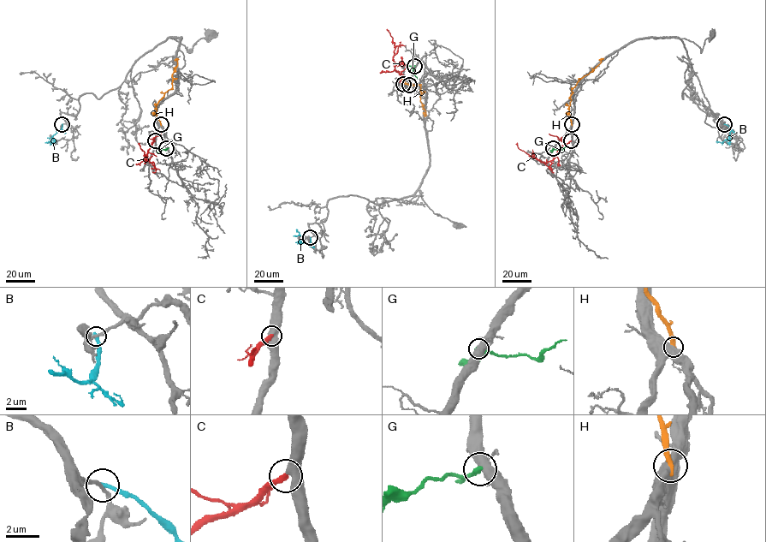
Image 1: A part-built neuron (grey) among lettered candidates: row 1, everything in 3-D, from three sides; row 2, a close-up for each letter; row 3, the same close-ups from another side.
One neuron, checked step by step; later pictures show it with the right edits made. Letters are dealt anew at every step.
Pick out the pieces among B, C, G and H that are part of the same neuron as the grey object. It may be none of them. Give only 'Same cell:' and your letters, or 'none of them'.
Same cell: C

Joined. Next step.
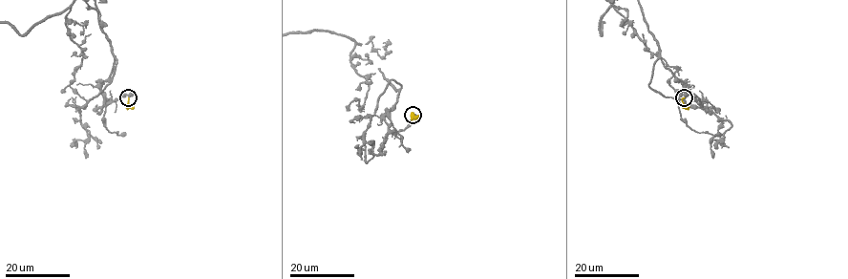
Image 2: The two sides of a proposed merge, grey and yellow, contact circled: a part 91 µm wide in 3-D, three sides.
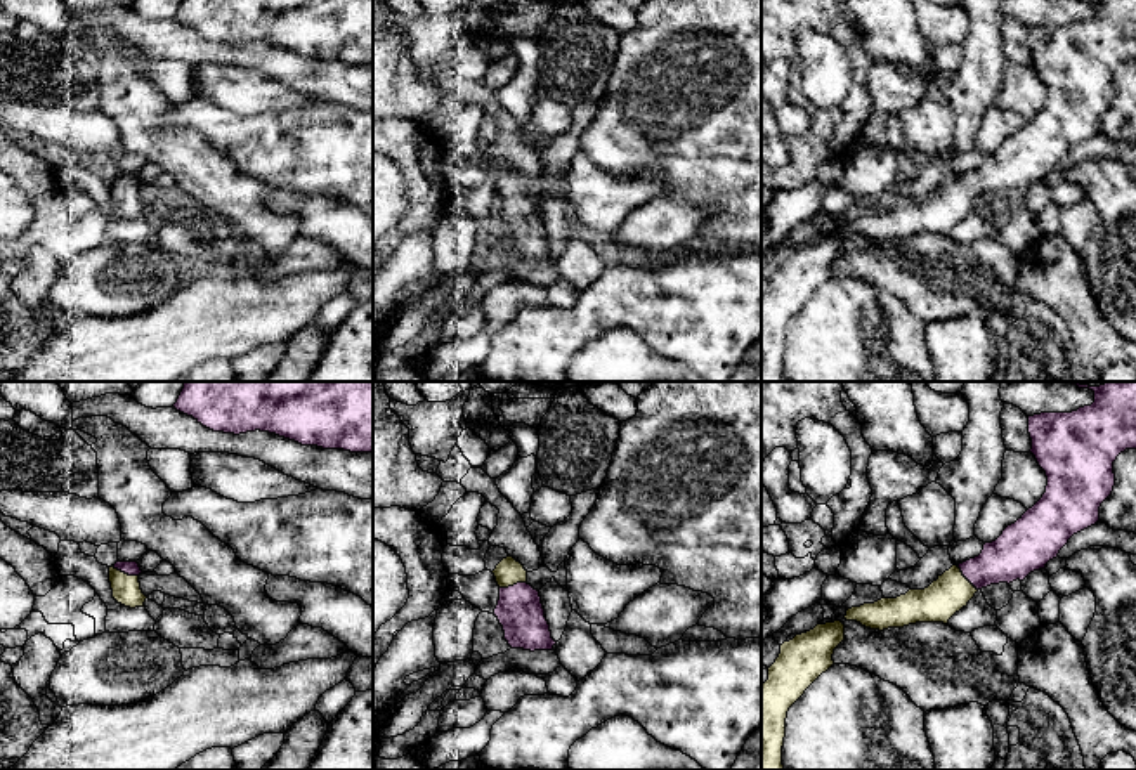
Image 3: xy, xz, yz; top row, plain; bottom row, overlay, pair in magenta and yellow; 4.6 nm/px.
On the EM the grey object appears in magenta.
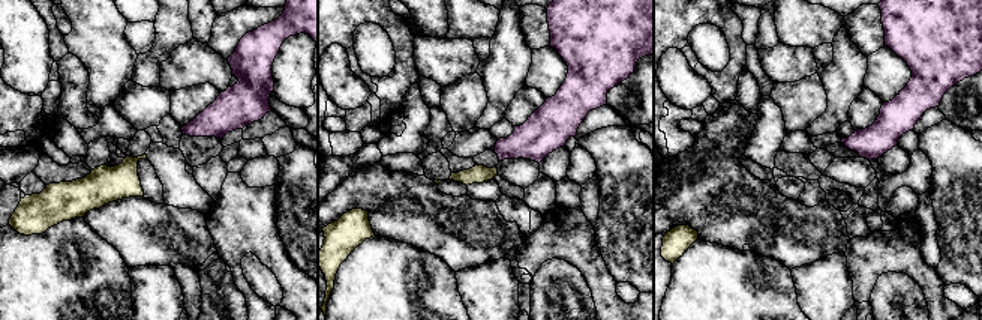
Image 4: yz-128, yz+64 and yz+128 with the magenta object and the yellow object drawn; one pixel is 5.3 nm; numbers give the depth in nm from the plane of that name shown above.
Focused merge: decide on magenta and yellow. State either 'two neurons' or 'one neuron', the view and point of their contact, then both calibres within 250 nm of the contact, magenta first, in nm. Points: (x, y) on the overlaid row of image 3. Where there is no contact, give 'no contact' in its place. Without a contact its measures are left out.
one neuron | xz (514, 585) | 220/120 nm

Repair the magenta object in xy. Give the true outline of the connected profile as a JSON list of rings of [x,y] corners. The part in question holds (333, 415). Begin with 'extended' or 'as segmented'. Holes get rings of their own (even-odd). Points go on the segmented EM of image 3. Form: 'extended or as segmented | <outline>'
as segmented | [[[184,382],[173,408],[213,432],[260,430],[302,446],[373,453],[373,382]]]

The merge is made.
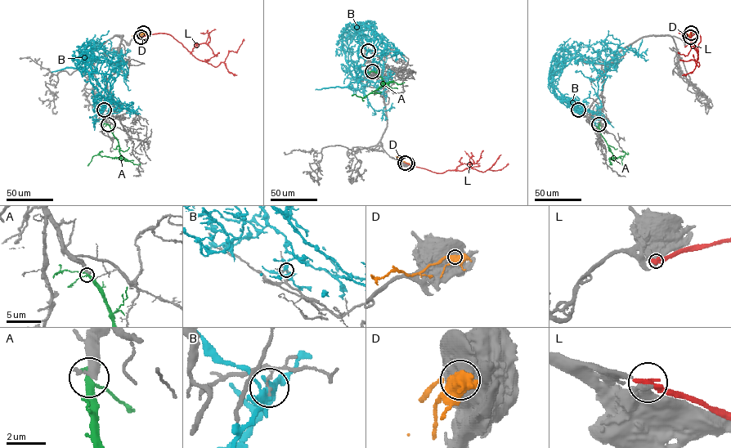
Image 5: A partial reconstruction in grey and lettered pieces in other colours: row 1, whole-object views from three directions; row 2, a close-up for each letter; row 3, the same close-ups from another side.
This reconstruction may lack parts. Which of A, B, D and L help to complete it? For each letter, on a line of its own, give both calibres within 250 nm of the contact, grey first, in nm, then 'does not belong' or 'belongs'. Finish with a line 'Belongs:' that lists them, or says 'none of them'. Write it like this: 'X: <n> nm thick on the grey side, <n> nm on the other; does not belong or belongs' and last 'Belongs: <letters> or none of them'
A: 500 nm thick on the grey side, 220 nm on the other; belongs
B: 100 nm thick on the grey side, 320 nm on the other; does not belong
D: 1150 nm thick on the grey side, 550 nm on the other; does not belong
L: 550 nm thick on the grey side, 420 nm on the other; does not belong
Belongs: A

